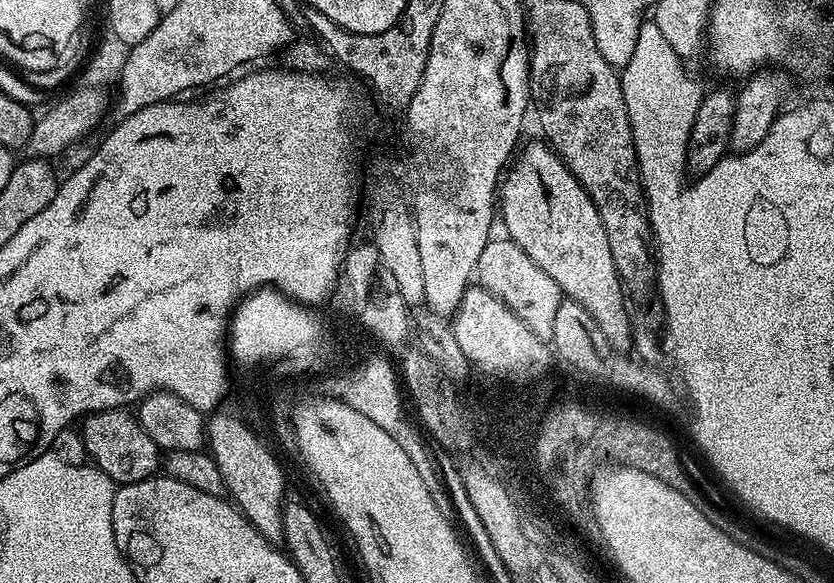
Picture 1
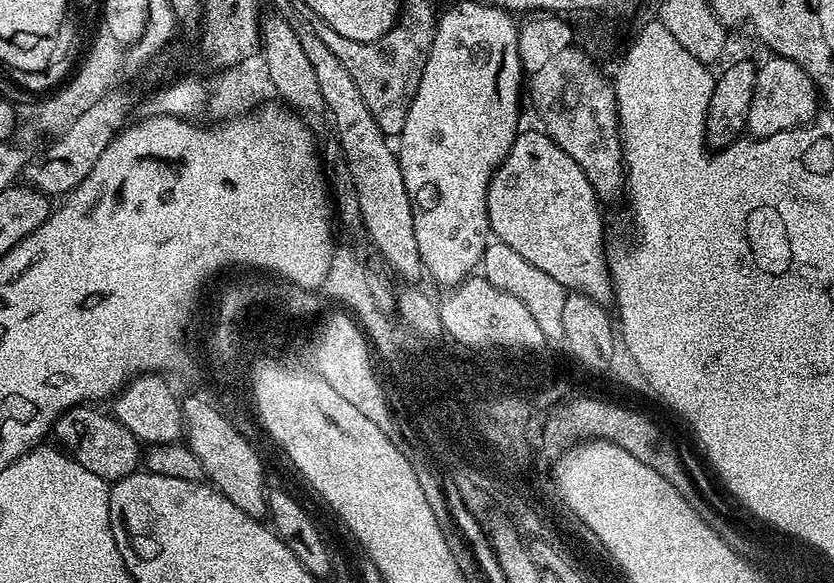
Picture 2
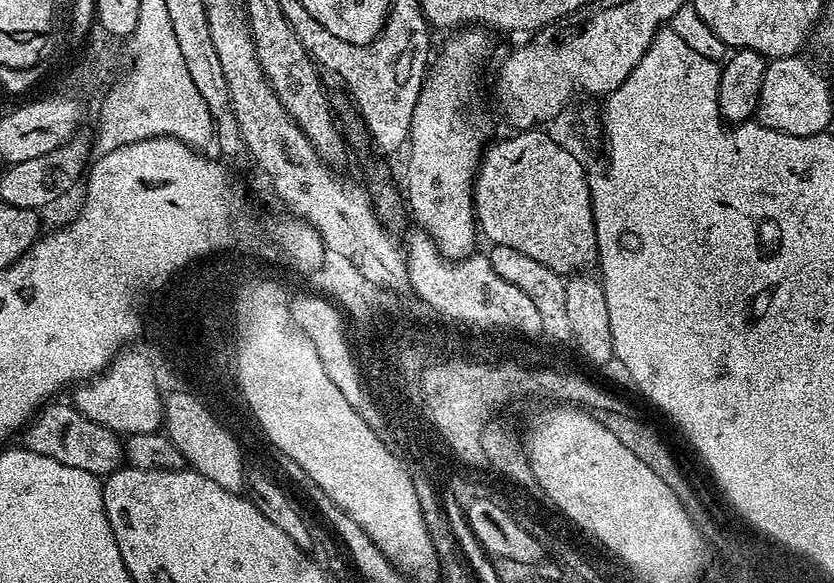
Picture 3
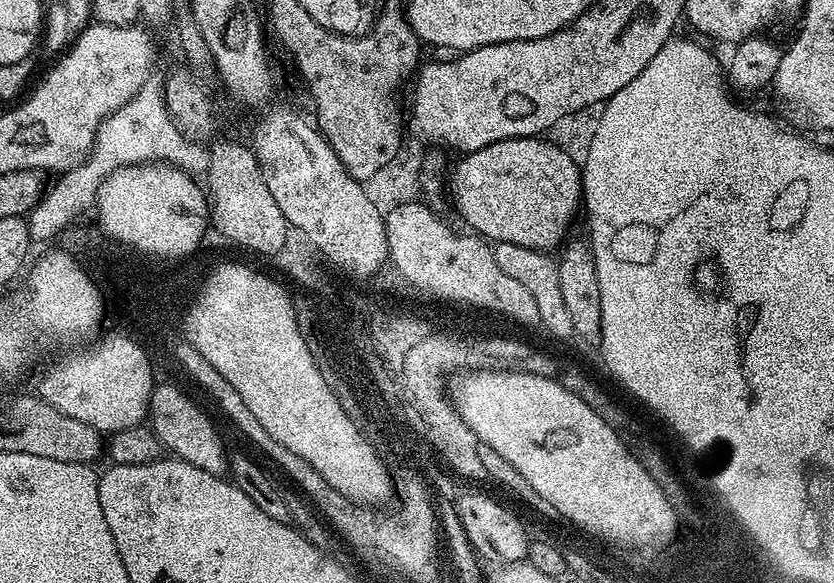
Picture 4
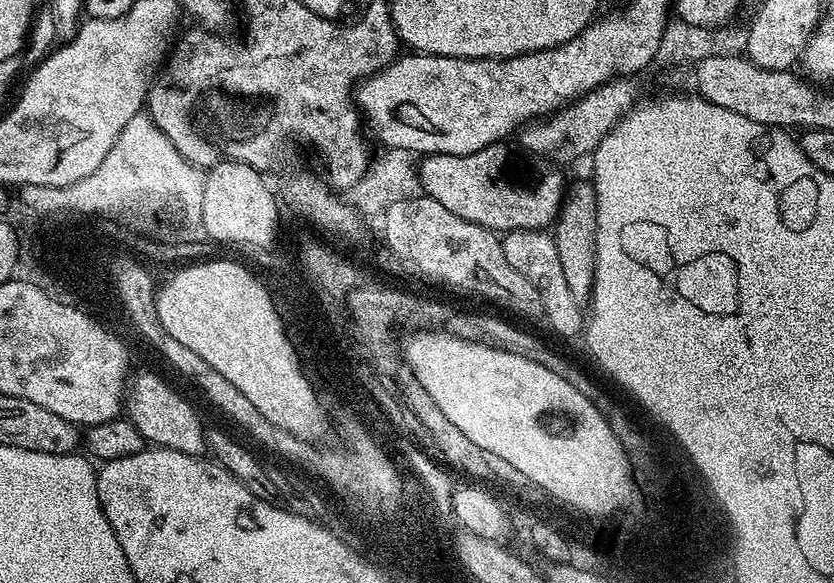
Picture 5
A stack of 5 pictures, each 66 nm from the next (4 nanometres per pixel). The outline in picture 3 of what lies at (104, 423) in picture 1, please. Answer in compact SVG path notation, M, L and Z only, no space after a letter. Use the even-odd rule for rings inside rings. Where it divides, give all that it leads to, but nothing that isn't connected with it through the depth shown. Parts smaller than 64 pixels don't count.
M49 403L36 413L31 424L23 429L22 440L23 447L31 450L34 456L49 456L54 458L57 464L65 464L66 466L74 466L80 472L89 472L101 478L107 478L111 472L116 471L122 464L122 440L117 433L111 432L105 424L94 422L90 418L86 418L71 403L55 404Z

